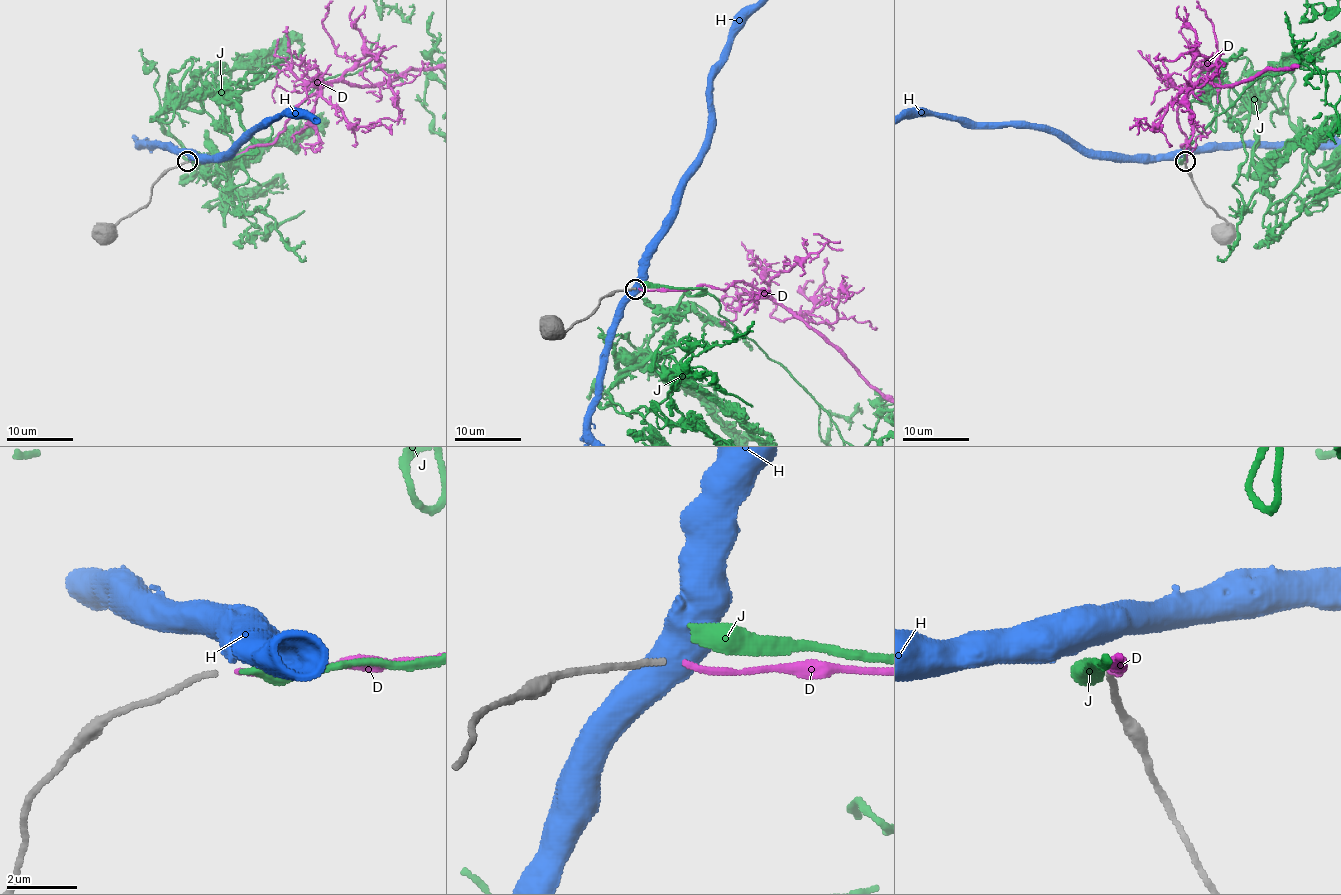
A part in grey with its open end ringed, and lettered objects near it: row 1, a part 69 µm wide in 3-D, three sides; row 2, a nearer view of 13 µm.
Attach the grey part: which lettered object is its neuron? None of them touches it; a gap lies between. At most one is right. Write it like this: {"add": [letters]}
{"add": ["D"]}

